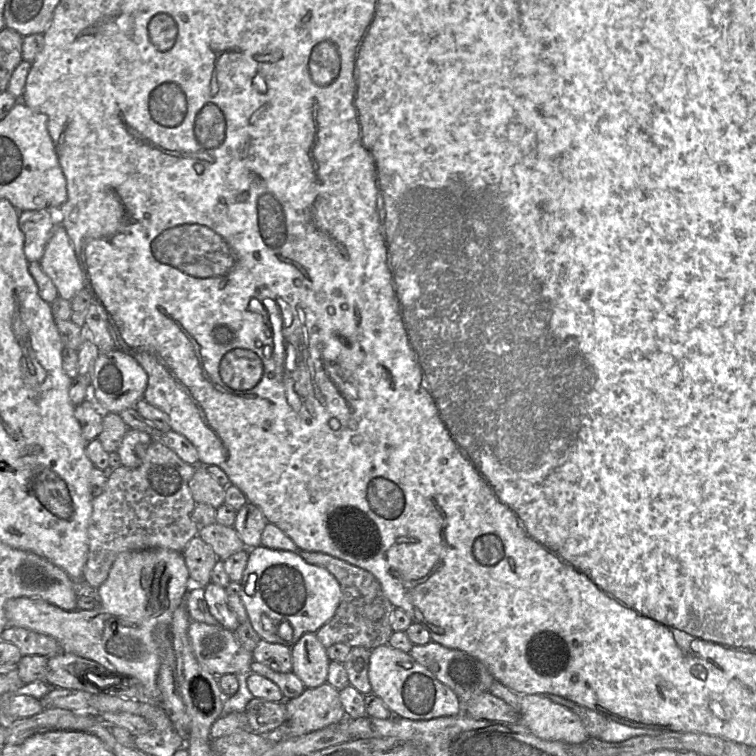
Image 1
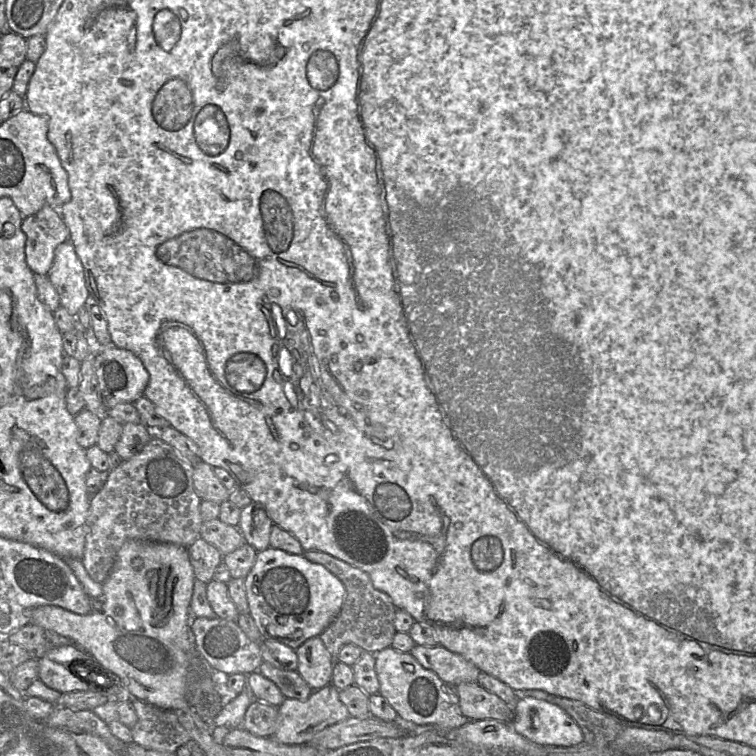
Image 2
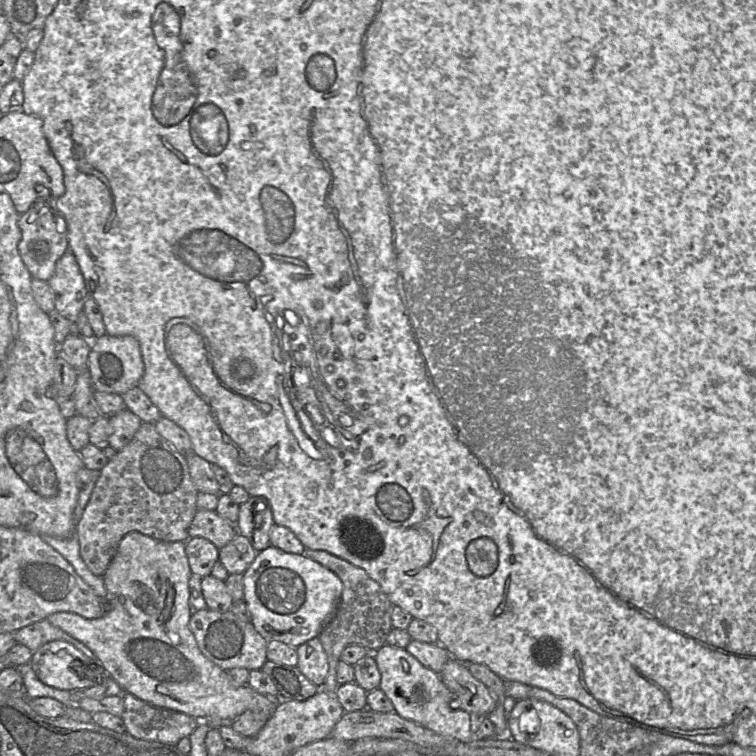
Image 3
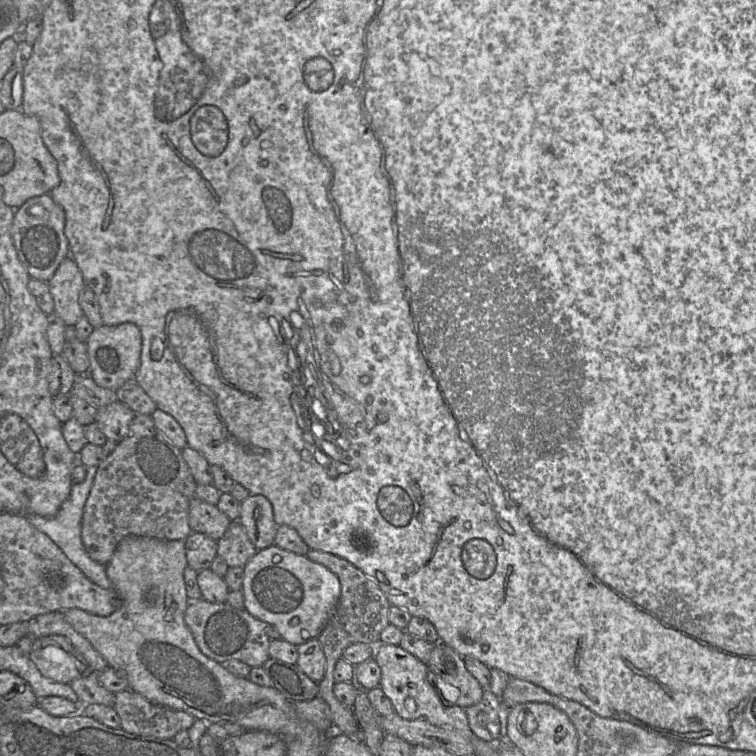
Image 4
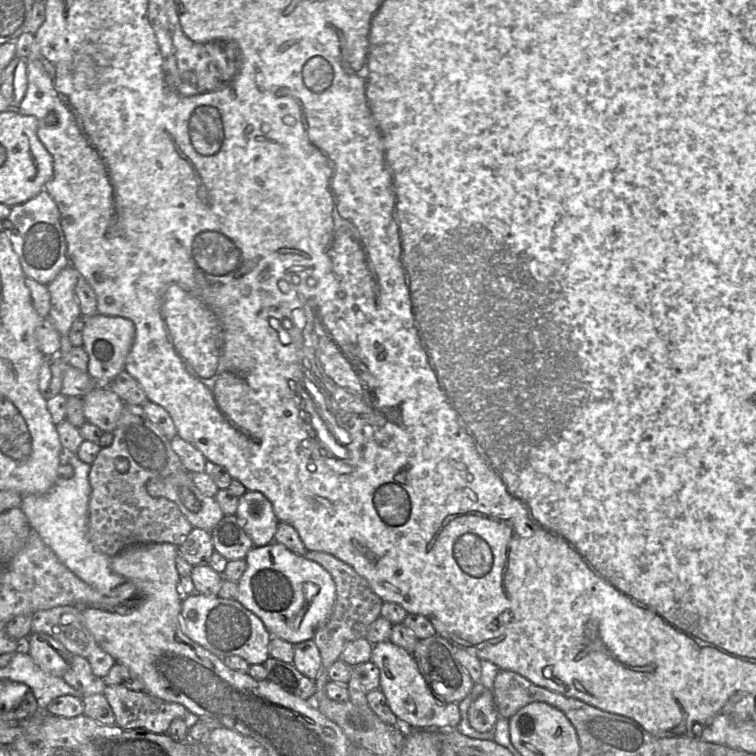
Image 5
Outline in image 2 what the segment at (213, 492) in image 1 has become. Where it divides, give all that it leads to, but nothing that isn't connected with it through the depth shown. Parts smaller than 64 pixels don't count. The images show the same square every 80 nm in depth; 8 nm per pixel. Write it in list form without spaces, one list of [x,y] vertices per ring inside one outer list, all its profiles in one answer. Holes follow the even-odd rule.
[[[201,460],[194,465],[193,486],[201,500],[221,504],[229,499],[230,491],[214,474],[213,467]]]

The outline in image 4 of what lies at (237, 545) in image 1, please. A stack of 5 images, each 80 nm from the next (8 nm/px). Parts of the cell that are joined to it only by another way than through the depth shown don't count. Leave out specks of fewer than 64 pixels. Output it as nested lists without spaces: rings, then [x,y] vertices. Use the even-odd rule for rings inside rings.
[[[194,496],[189,504],[189,525],[192,532],[200,532],[218,541],[231,520],[217,505],[209,504]]]

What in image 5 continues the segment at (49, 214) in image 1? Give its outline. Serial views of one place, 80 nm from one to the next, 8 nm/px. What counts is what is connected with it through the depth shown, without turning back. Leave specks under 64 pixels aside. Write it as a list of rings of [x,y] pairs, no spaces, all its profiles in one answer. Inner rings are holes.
[[[45,190],[32,199],[11,207],[7,218],[7,233],[26,277],[47,285],[70,264],[60,223],[60,211]]]

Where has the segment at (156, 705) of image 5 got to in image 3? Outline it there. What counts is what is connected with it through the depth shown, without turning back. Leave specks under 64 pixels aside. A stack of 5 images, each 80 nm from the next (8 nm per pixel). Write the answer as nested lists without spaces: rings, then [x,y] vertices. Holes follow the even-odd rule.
[[[122,693],[122,697],[122,720],[126,732],[135,738],[176,746],[198,725],[198,720],[185,713],[153,706],[130,693]]]

